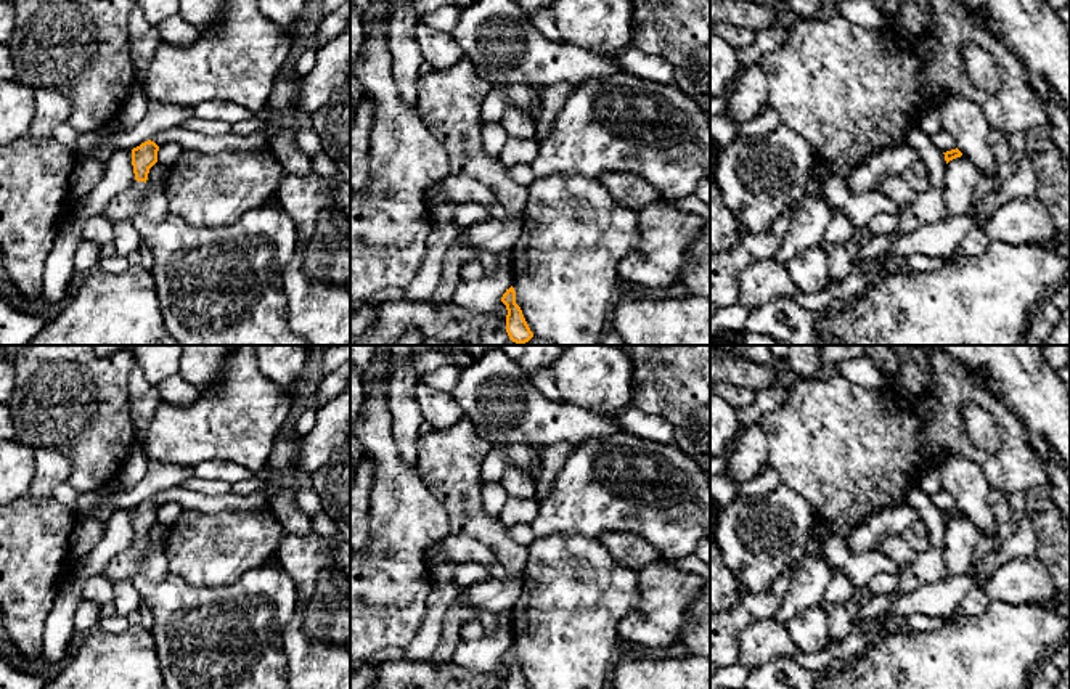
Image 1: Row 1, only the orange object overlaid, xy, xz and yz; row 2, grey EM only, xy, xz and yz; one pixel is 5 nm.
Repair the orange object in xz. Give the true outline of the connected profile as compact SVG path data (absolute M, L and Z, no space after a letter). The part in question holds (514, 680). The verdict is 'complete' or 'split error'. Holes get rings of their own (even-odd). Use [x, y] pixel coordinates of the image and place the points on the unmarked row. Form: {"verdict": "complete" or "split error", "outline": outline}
{"verdict": "complete", "outline": "M511 646L501 657L501 662L506 665L506 689L530 689L521 667L516 663L516 650Z"}

